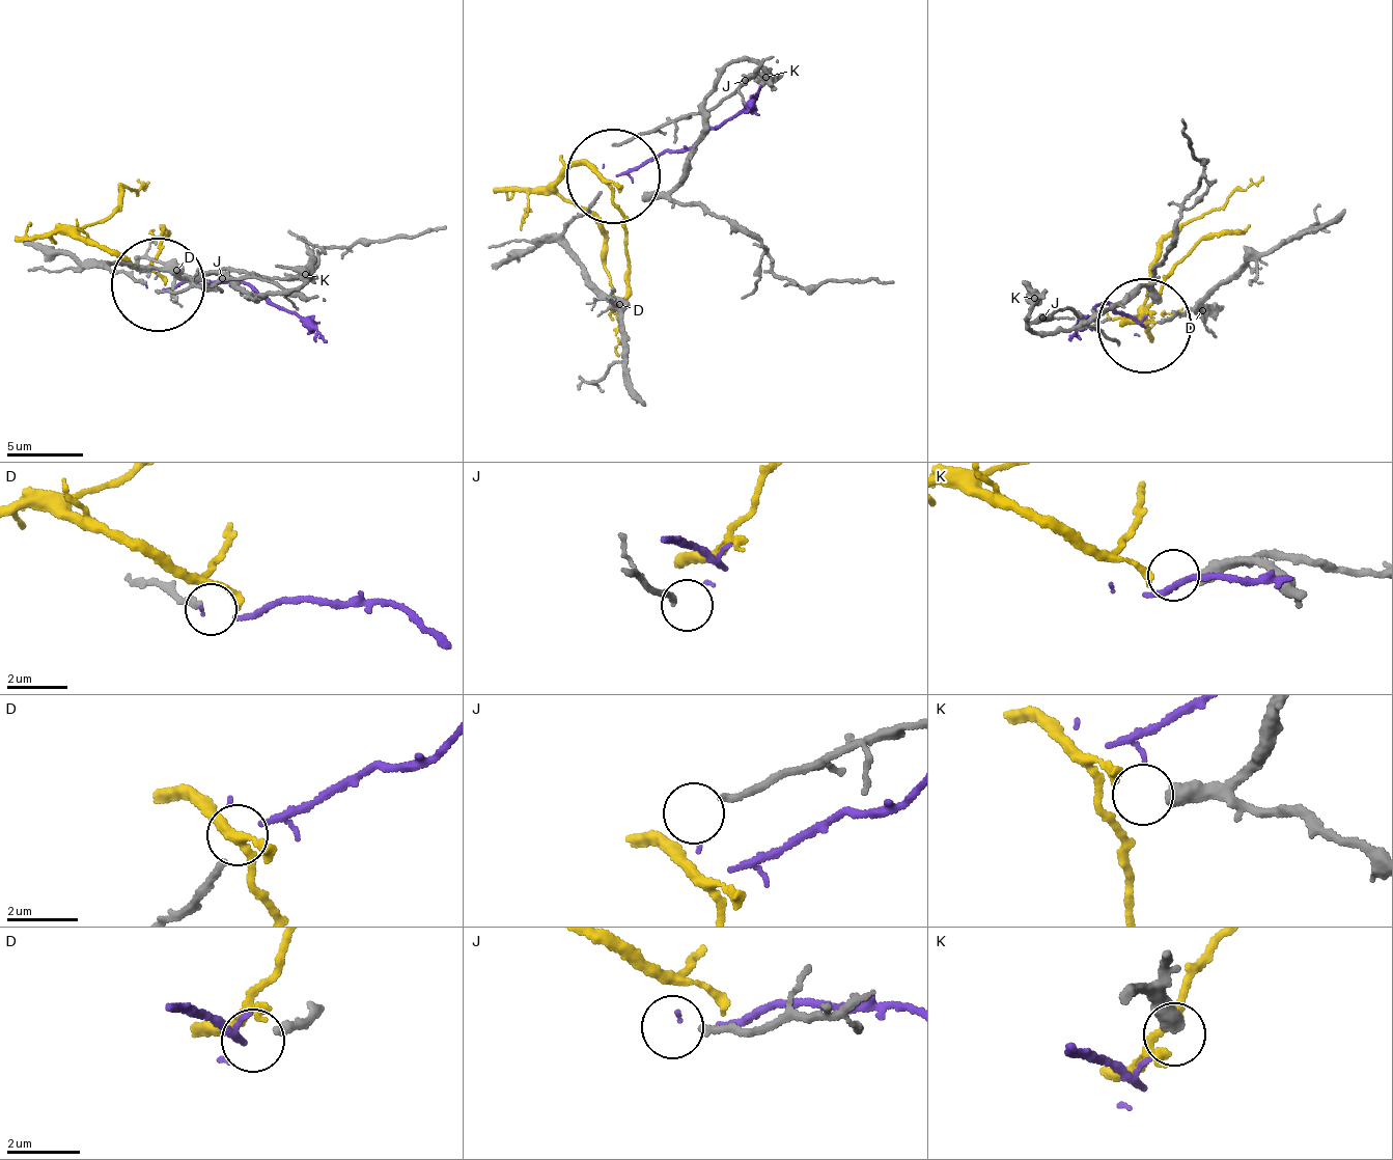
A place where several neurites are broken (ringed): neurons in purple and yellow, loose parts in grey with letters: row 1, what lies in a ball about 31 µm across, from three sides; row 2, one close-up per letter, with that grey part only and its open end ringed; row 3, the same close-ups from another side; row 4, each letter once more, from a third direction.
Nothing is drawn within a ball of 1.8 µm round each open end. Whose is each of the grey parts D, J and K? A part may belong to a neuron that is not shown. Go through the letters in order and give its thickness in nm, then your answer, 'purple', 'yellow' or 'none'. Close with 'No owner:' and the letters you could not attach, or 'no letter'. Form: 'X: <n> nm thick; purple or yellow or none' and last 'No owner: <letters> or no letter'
D: 200 nm thick; purple
J: 180 nm thick; none
K: 460 nm thick; yellow
No owner: J

